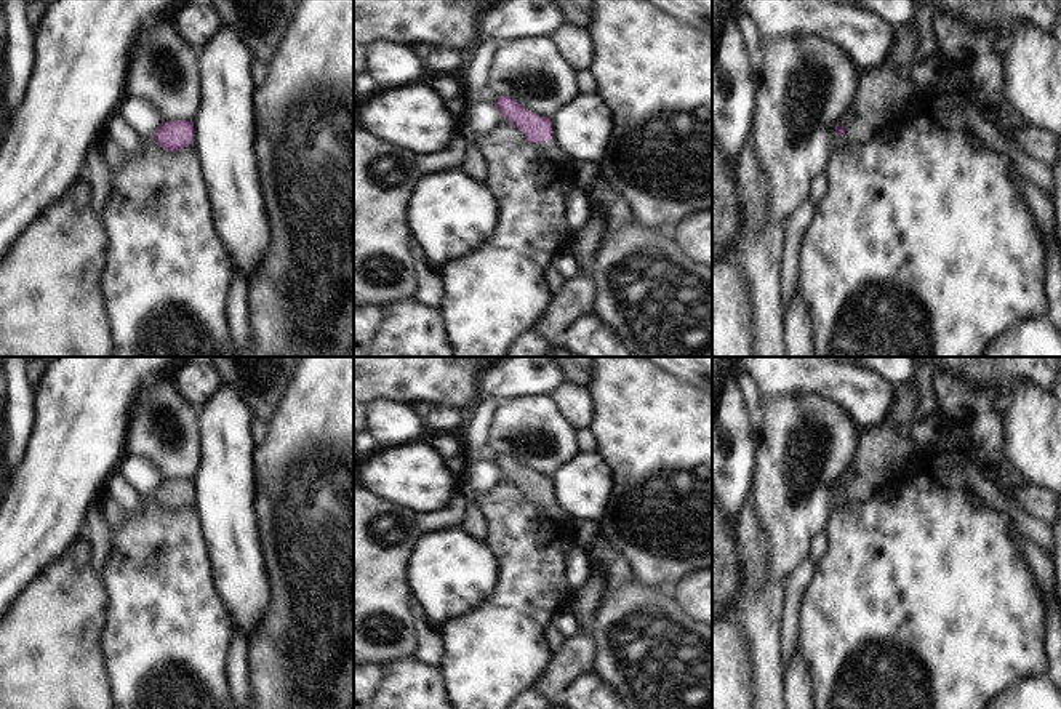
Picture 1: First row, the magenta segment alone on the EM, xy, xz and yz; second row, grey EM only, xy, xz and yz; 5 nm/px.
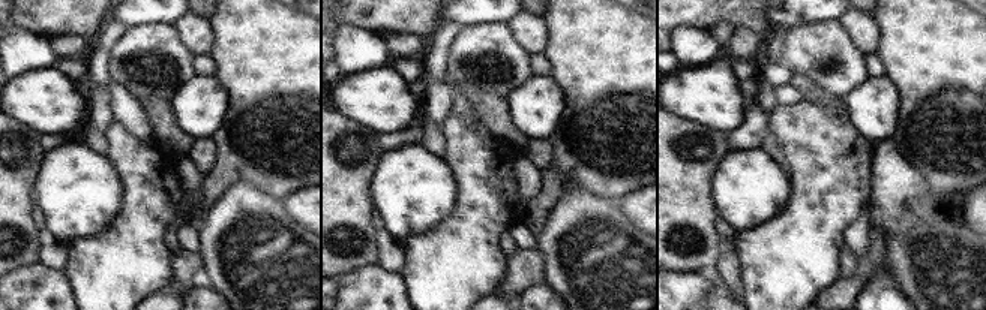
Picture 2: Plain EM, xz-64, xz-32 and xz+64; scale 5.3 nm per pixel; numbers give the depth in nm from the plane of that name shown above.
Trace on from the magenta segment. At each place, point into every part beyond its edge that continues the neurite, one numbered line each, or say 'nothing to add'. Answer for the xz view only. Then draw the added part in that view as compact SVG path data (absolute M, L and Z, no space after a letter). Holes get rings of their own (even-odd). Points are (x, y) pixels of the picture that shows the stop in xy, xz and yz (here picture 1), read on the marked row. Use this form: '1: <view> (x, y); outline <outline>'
1: xz (546, 148); outline M551 139L535 144L535 147L546 157L554 160L557 165L575 165L573 158L559 149Z

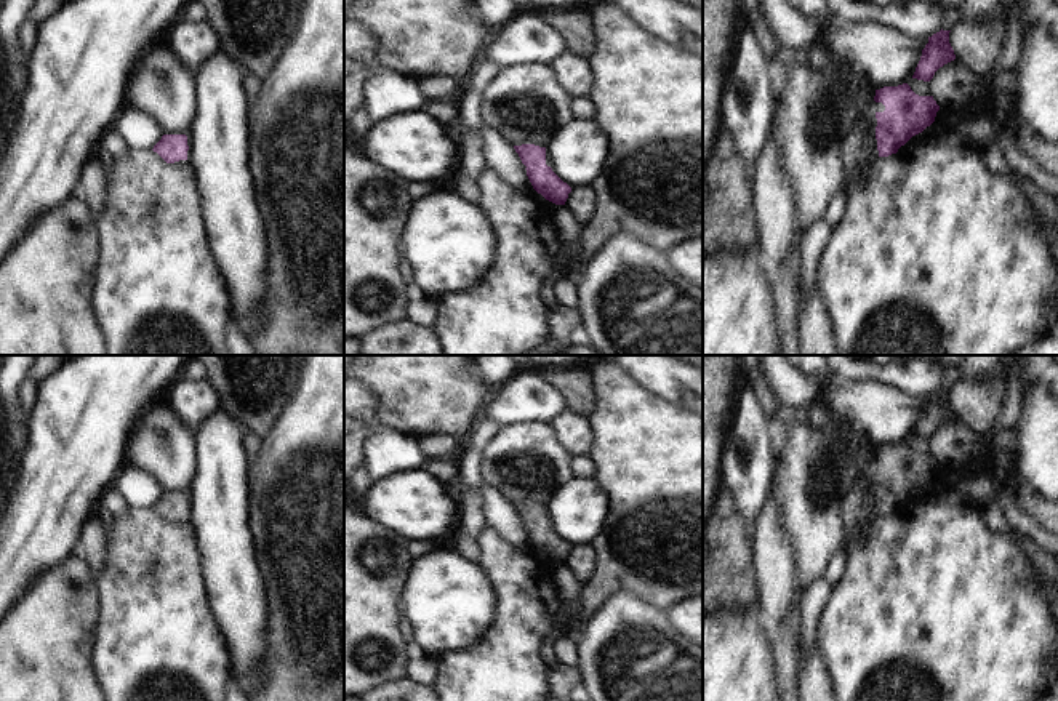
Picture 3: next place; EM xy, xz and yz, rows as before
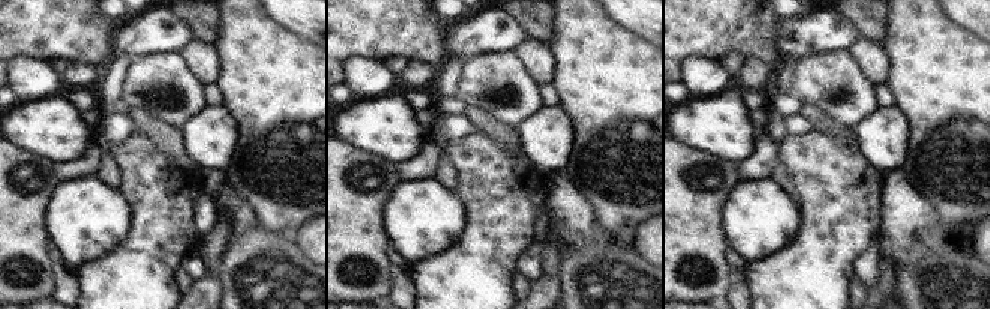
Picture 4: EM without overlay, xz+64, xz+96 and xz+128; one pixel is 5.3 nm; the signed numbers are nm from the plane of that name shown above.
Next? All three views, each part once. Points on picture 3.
nothing to add

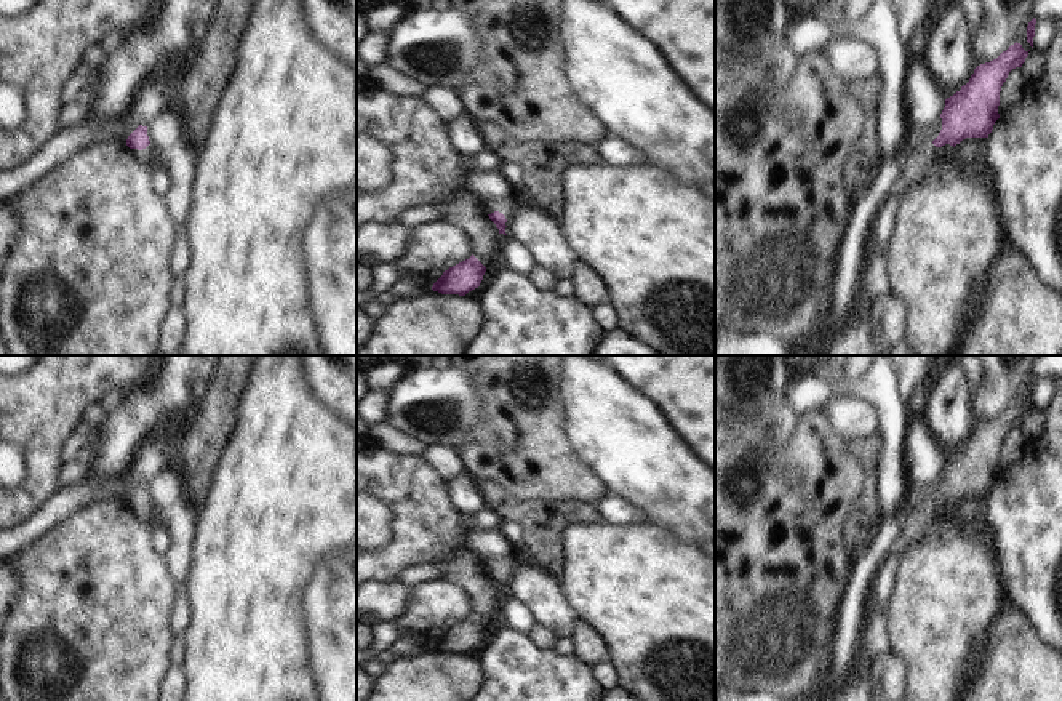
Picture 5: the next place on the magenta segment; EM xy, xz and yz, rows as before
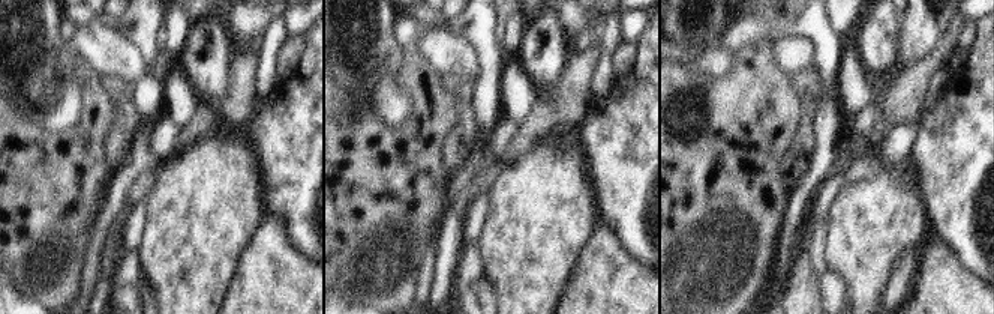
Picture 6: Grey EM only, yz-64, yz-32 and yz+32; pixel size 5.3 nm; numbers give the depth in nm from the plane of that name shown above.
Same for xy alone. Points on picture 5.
1: xy (146, 157); outline M152 142L142 150L131 149L131 154L144 166L150 166L154 170L154 166L157 165L155 150L154 150Z

